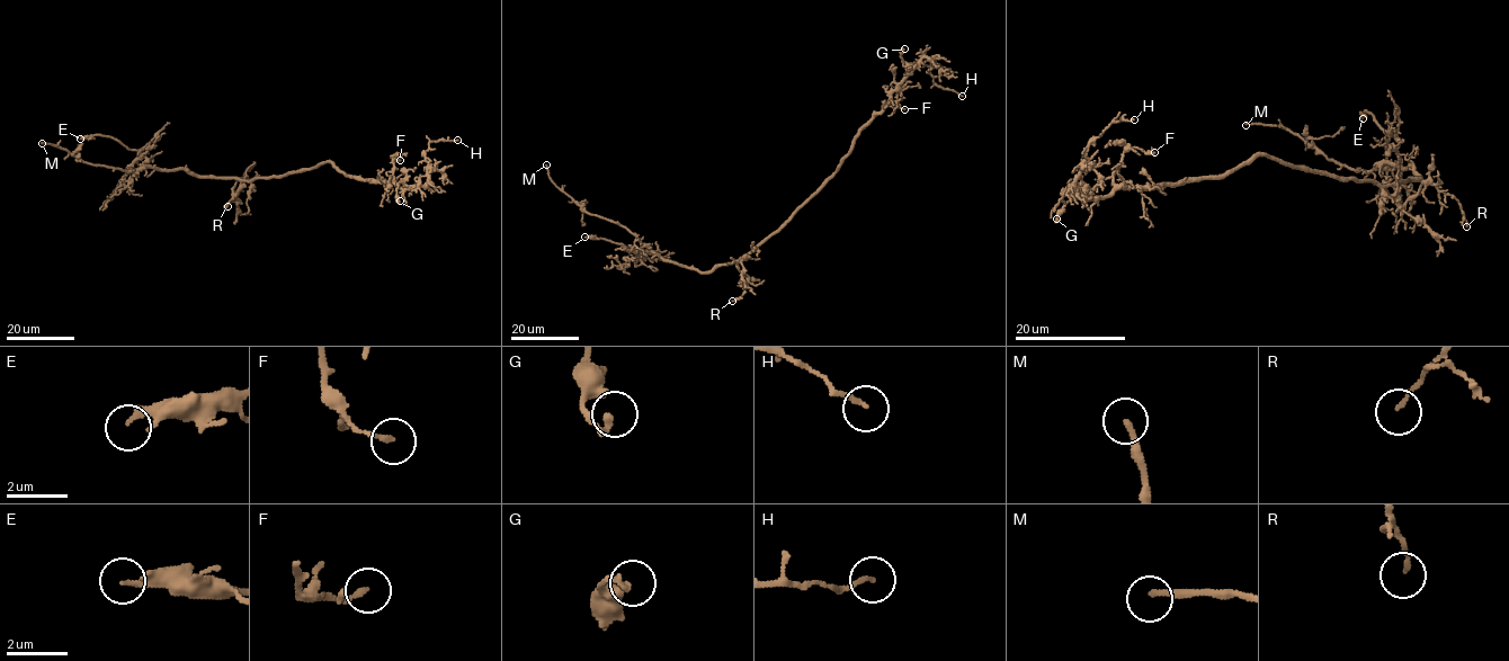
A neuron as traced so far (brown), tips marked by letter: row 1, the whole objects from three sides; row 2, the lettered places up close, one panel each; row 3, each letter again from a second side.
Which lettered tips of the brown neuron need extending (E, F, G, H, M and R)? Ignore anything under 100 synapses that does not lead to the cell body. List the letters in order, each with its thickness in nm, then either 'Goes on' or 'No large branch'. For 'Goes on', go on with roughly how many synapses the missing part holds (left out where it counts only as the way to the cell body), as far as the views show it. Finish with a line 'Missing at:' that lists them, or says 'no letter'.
E: Thickness 200 nm. No large branch
F: Thickness 160 nm. No large branch
G: Thickness 200 nm. No large branch
H: Thickness 150 nm. No large branch
M: Thickness 220 nm. Goes on
R: Thickness 130 nm. No large branch
Missing at: M

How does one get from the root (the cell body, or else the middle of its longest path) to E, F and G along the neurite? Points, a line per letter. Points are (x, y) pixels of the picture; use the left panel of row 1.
E: (284, 176), (240, 180), (195, 177), (181, 169), (132, 169), (137, 155), (136, 150), (100, 135), (80, 139)
F: (284, 176), (330, 162), (348, 176), (393, 180), (393, 158), (400, 160)
G: (284, 176), (330, 162), (348, 176), (409, 187), (401, 182), (396, 190), (396, 201), (400, 201)

